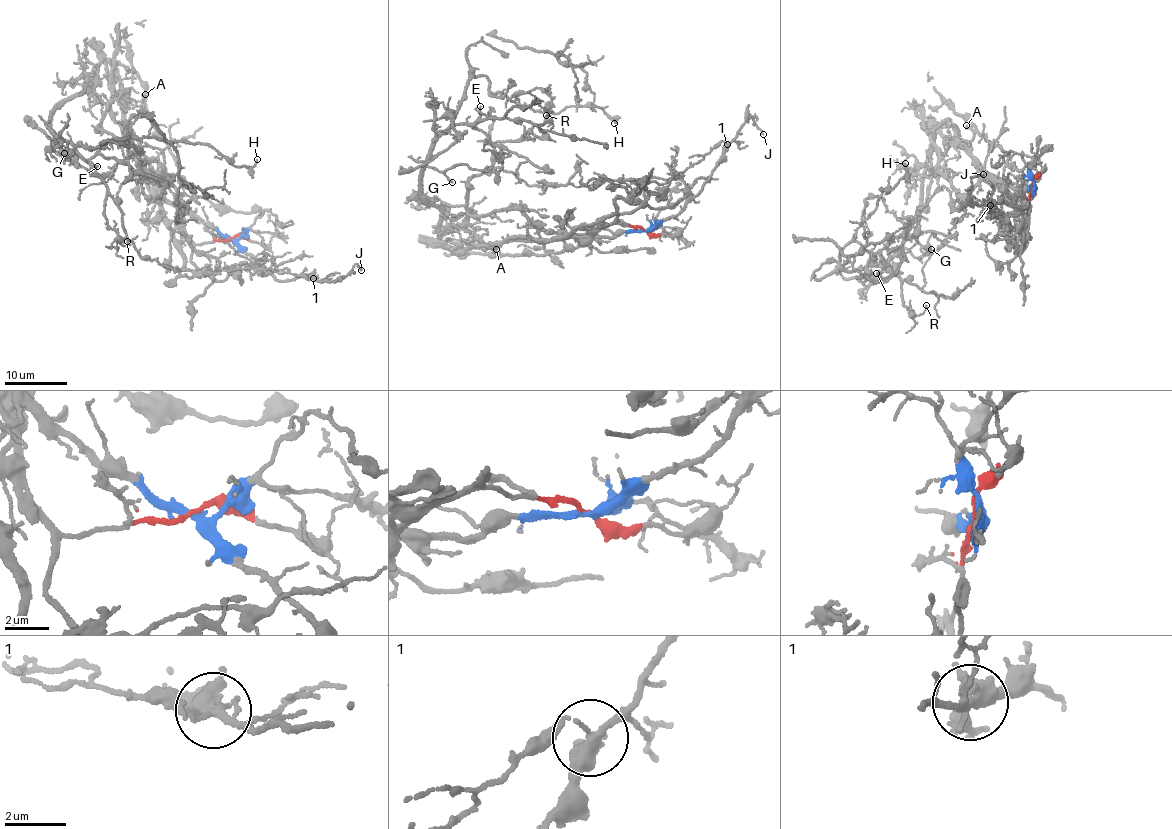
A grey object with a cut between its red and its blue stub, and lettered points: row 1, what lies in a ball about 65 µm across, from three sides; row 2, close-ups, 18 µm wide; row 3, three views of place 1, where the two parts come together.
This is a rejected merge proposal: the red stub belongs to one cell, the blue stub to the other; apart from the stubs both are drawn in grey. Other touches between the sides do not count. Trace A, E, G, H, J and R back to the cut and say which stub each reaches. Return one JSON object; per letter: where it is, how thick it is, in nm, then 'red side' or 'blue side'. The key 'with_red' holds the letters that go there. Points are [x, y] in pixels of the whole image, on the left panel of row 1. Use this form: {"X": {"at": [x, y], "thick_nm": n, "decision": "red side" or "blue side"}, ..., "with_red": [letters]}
{"A": {"at": [145, 94], "thick_nm": 130, "decision": "red side"}, "E": {"at": [97, 166], "thick_nm": 100, "decision": "red side"}, "G": {"at": [64, 153], "thick_nm": 140, "decision": "red side"}, "H": {"at": [257, 159], "thick_nm": 110, "decision": "red side"}, "J": {"at": [361, 270], "thick_nm": 100, "decision": "blue side"}, "R": {"at": [127, 241], "thick_nm": 120, "decision": "red side"}, "with_red": ["A", "E", "G", "H", "R"]}

